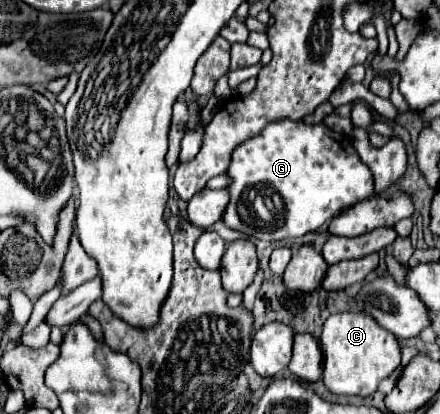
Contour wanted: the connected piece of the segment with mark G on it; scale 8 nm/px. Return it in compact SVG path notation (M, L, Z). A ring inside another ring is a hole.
M295 120L269 122L259 136L241 142L231 154L231 166L227 170L231 178L227 192L229 204L223 212L223 222L247 236L277 242L285 238L299 238L309 232L315 232L343 208L349 208L373 194L373 174L359 160L355 148L351 146L349 136L333 132L325 124L305 124ZM265 190L279 194L283 200L283 210L265 212L269 218L259 214L259 220L253 220L253 228L241 220L239 208L243 204L253 204L257 192L265 196Z

